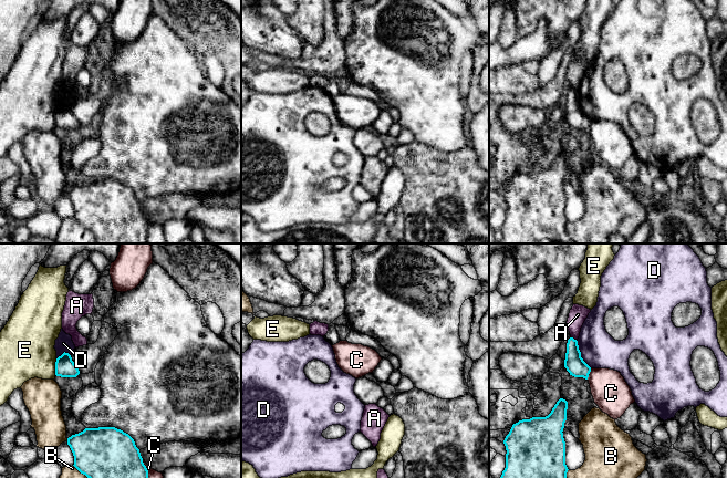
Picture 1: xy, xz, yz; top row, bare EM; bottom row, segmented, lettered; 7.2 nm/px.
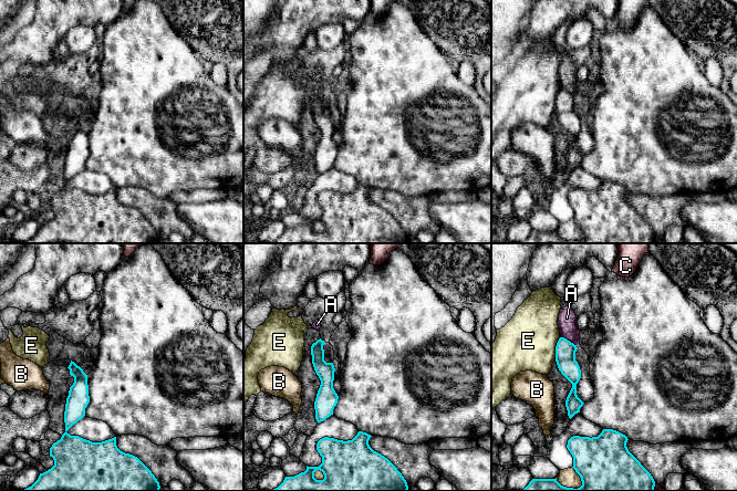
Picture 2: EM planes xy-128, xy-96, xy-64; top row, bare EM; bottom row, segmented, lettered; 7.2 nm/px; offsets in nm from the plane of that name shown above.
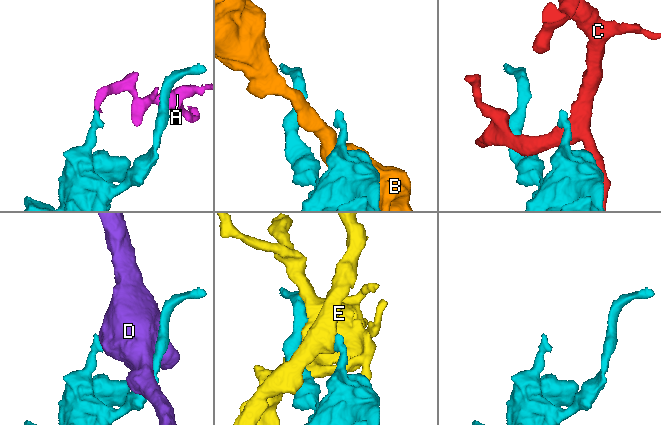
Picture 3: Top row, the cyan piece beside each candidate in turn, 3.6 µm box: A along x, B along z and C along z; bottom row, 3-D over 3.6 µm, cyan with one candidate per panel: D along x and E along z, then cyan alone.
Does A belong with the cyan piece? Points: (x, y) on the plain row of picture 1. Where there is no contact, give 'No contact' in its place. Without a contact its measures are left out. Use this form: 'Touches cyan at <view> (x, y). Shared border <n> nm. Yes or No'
Touches cyan at yz (573, 91). Shared border 60 nm. No

